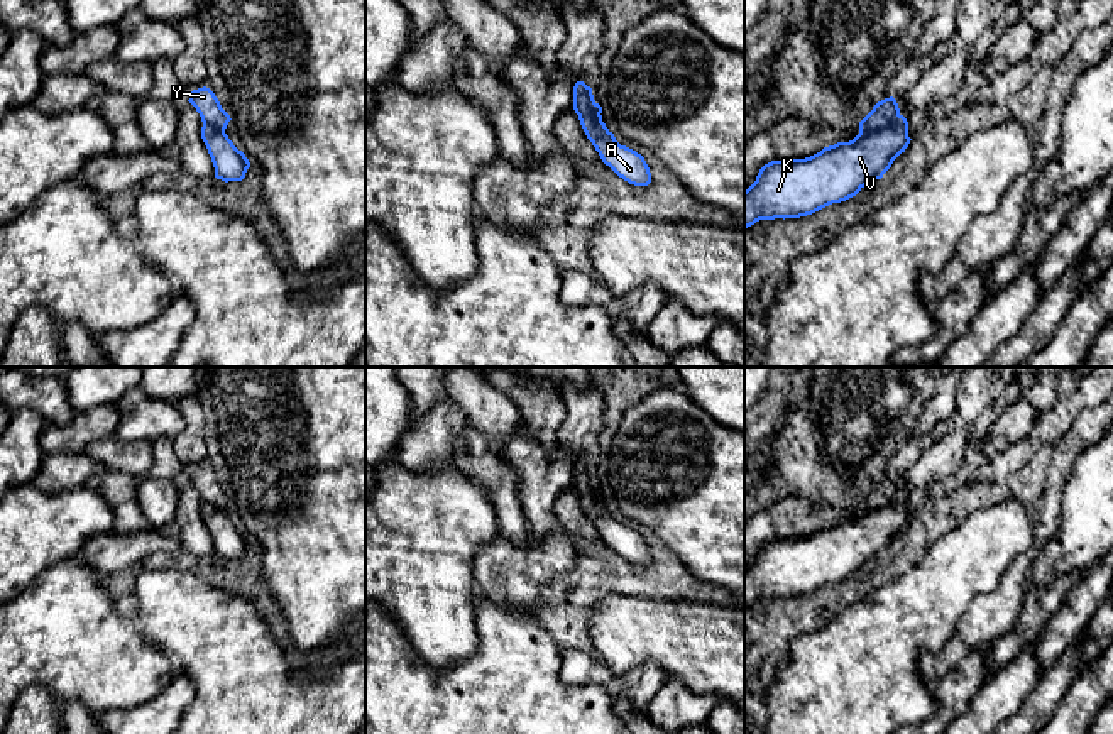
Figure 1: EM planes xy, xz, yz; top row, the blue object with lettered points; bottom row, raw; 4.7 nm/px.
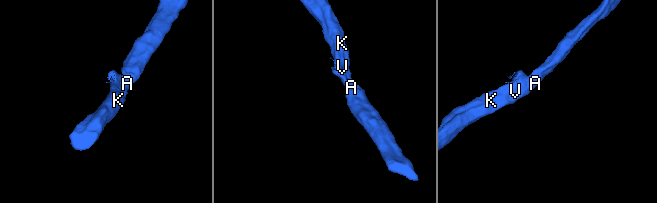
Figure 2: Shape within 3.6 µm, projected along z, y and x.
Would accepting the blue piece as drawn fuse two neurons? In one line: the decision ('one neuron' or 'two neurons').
two neurons

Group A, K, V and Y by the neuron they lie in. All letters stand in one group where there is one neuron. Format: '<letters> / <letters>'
A K V / Y

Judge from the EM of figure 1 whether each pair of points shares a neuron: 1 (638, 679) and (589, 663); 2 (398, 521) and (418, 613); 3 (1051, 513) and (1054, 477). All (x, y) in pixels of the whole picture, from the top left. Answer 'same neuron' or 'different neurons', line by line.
1: same neuron
2: same neuron
3: same neuron

